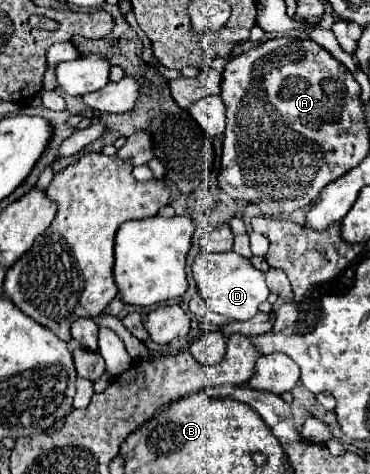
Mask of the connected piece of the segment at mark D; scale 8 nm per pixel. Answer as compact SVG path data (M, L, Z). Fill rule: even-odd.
M220 252L220 254L198 254L192 266L194 280L198 284L198 292L208 304L212 312L218 312L230 320L250 320L258 306L268 298L270 290L264 280L264 272L252 266L252 262L236 252Z

